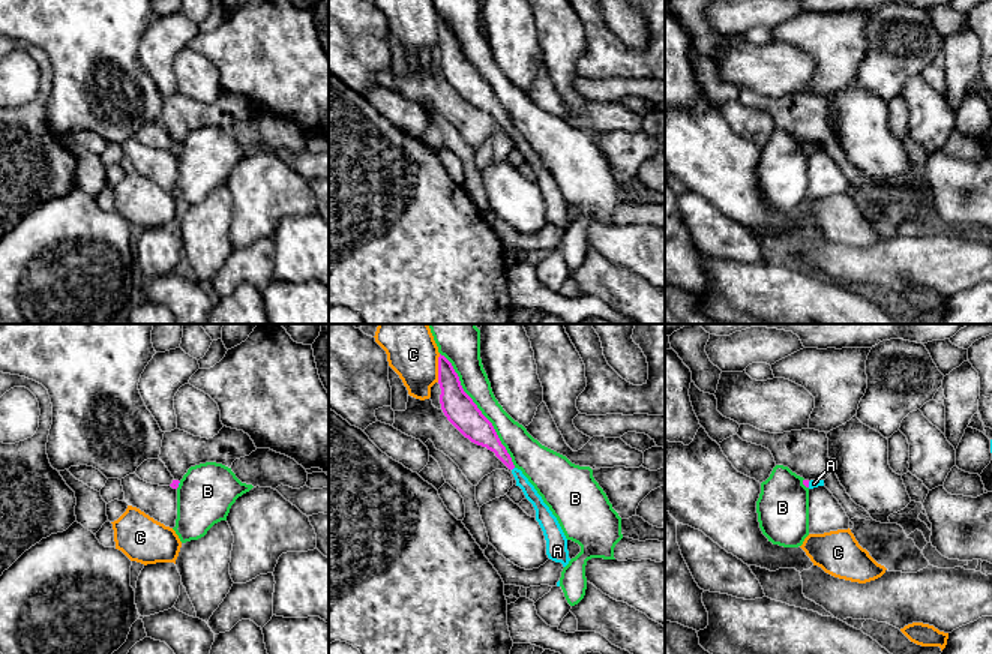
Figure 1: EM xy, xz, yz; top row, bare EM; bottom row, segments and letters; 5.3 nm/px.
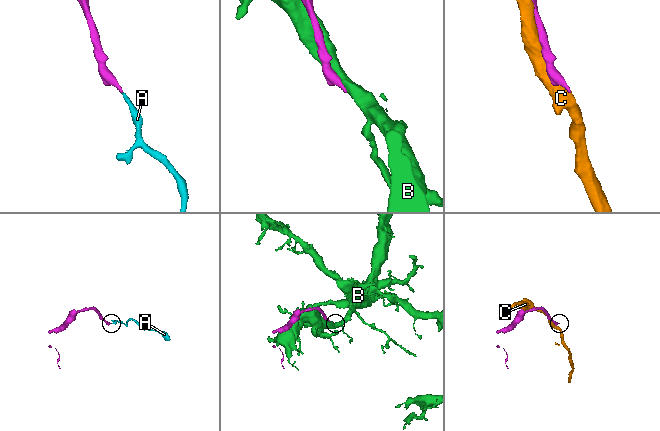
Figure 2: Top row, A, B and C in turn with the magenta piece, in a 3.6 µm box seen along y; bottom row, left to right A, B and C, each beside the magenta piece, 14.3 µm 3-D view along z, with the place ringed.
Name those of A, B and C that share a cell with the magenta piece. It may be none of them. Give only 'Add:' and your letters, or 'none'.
Add: A

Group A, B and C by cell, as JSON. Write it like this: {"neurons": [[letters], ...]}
{"neurons": [["A"], ["B"], ["C"]]}

